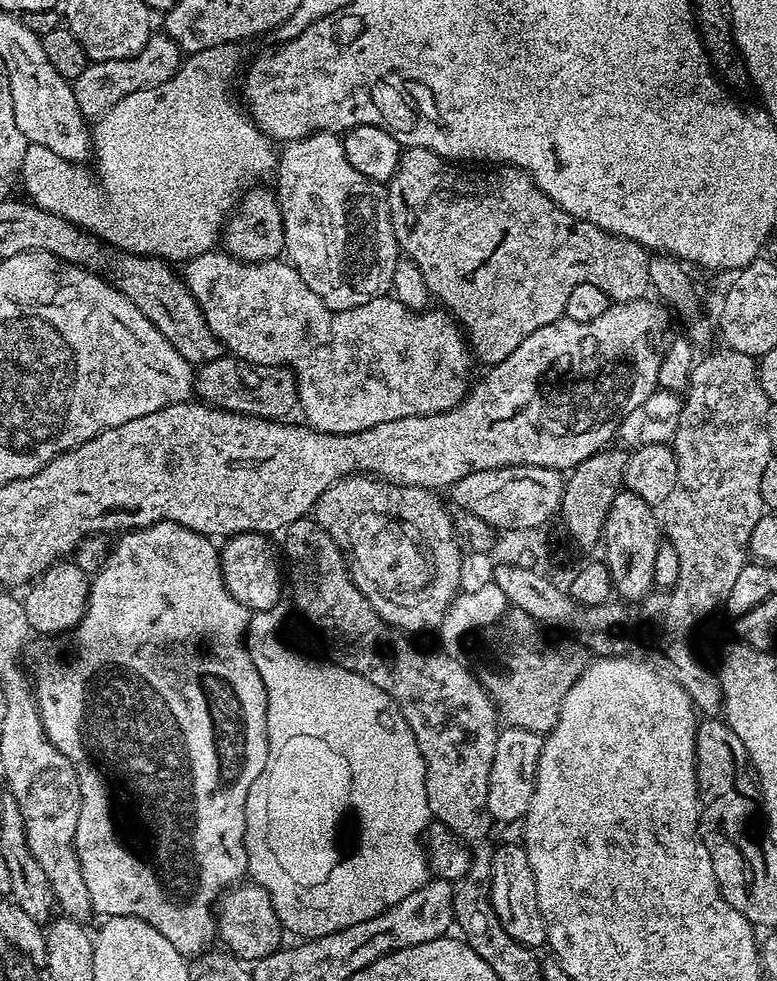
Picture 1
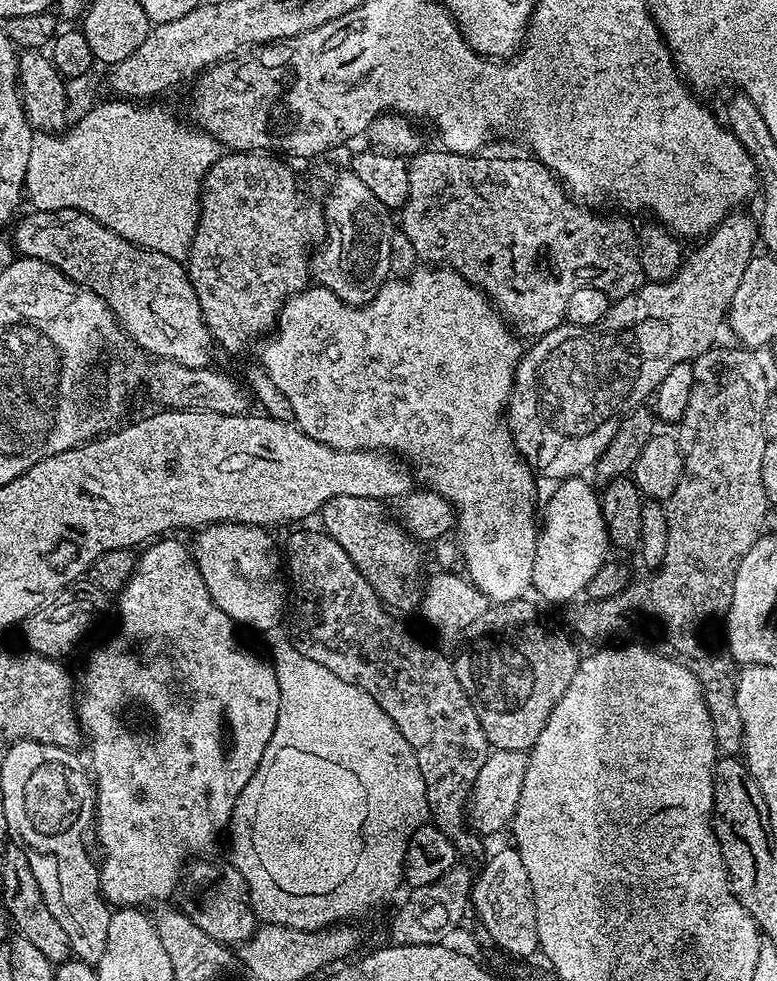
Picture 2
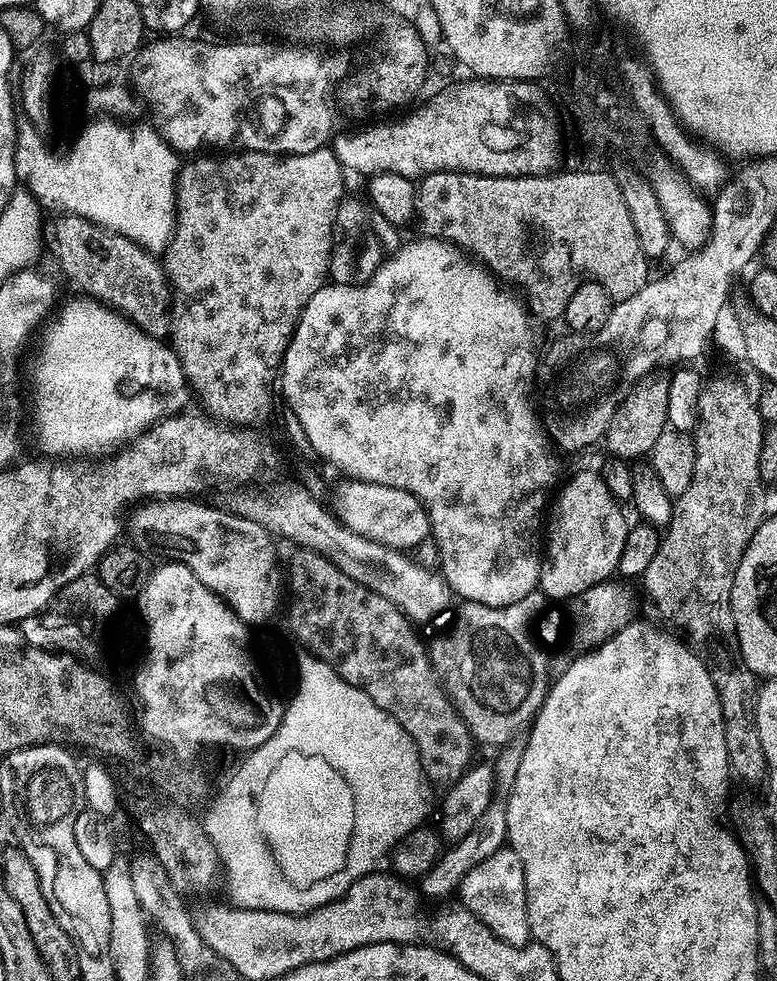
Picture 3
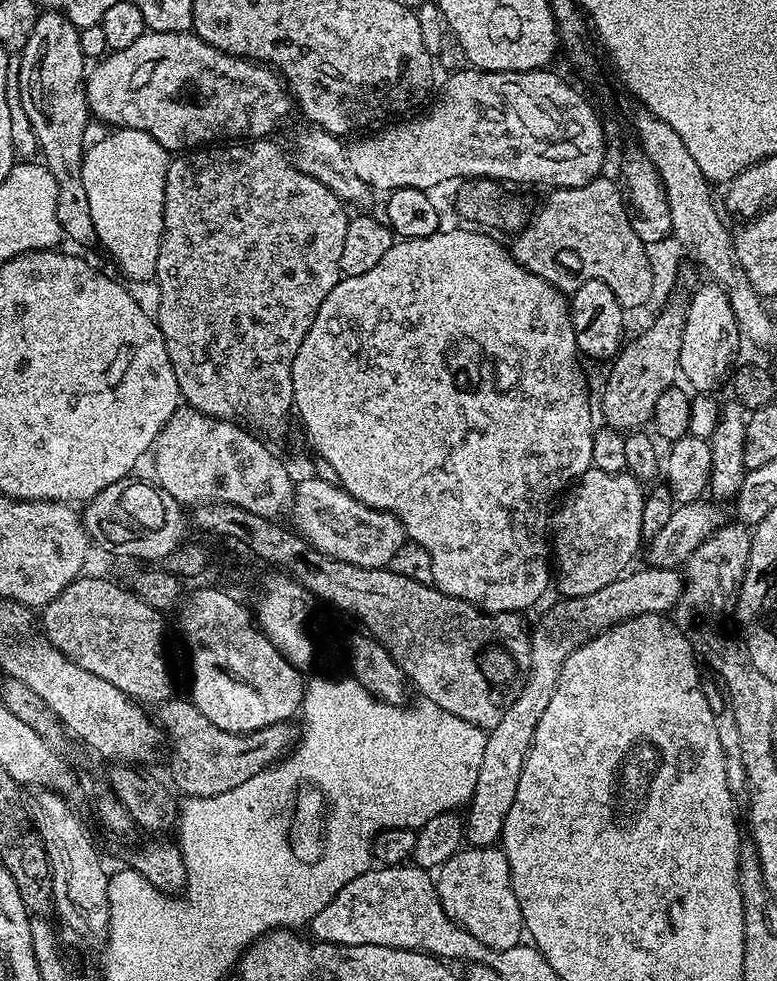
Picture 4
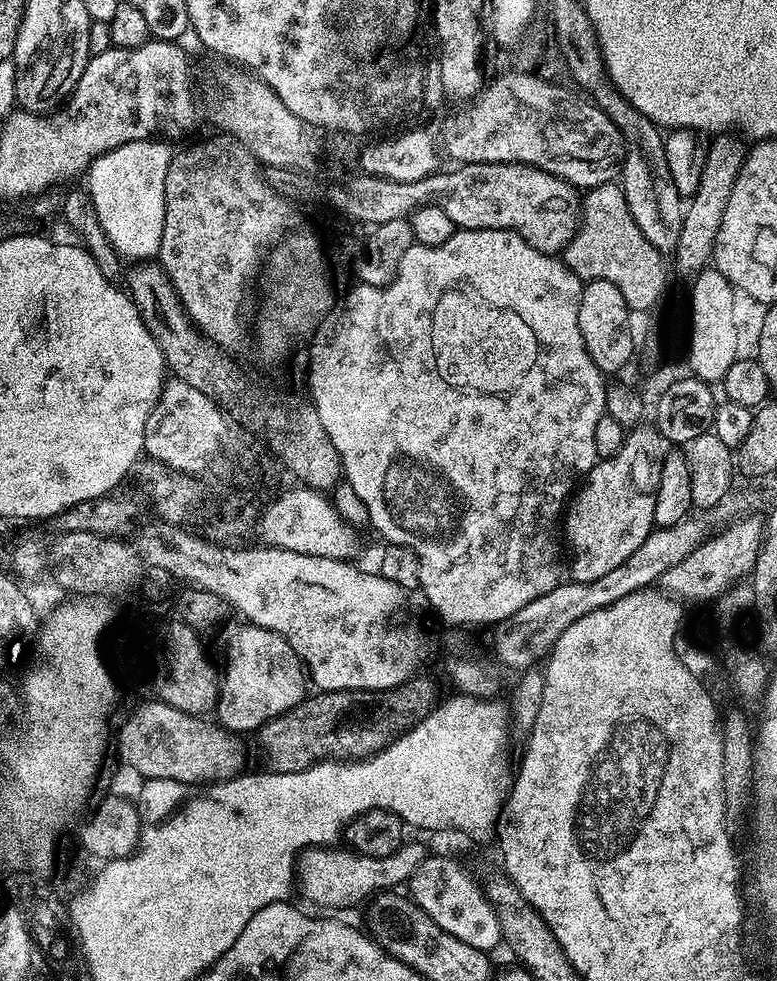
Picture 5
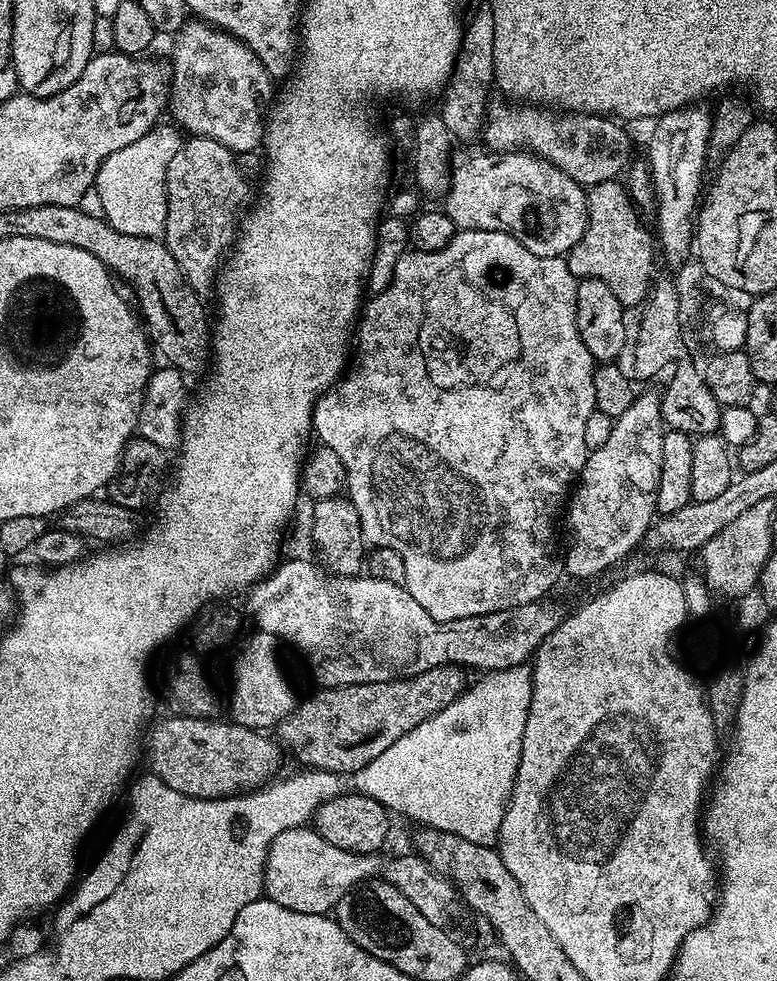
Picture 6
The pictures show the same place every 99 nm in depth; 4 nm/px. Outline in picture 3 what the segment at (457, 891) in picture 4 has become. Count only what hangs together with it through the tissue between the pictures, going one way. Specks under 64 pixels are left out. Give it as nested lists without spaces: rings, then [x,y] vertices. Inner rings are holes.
[[[510,847],[499,848],[490,858],[466,873],[460,880],[459,903],[470,909],[498,938],[510,946],[529,943],[528,915],[526,914],[526,886],[522,862]]]

